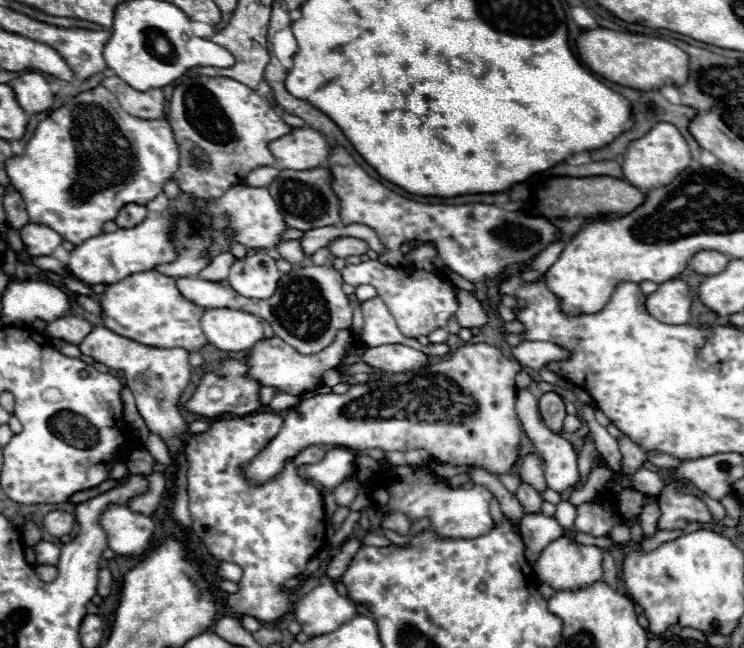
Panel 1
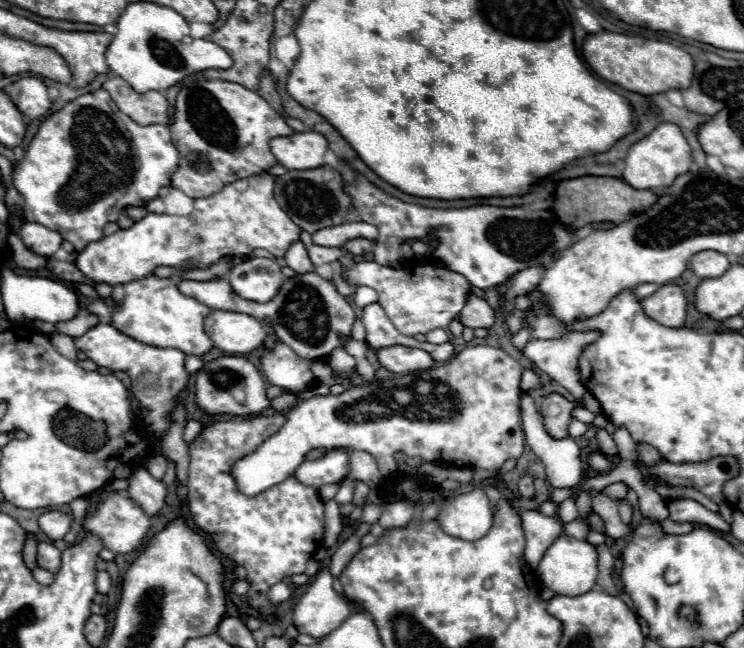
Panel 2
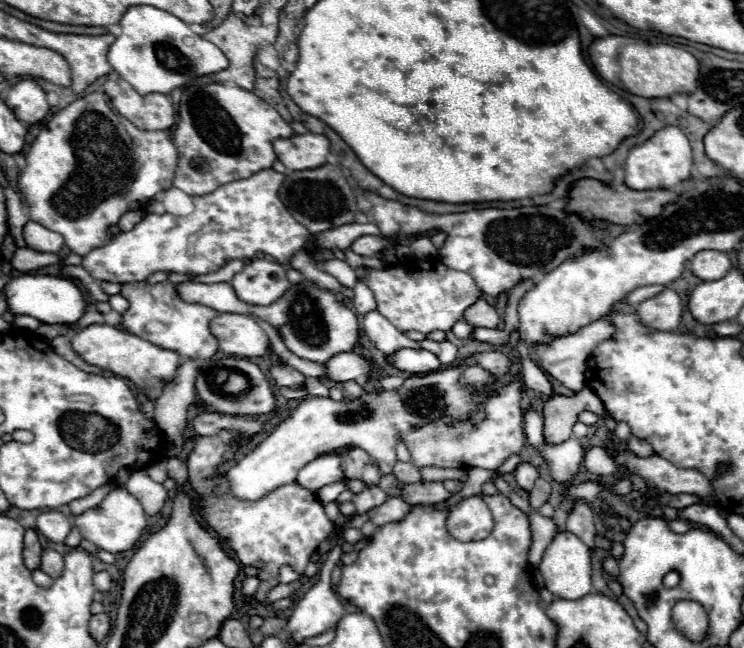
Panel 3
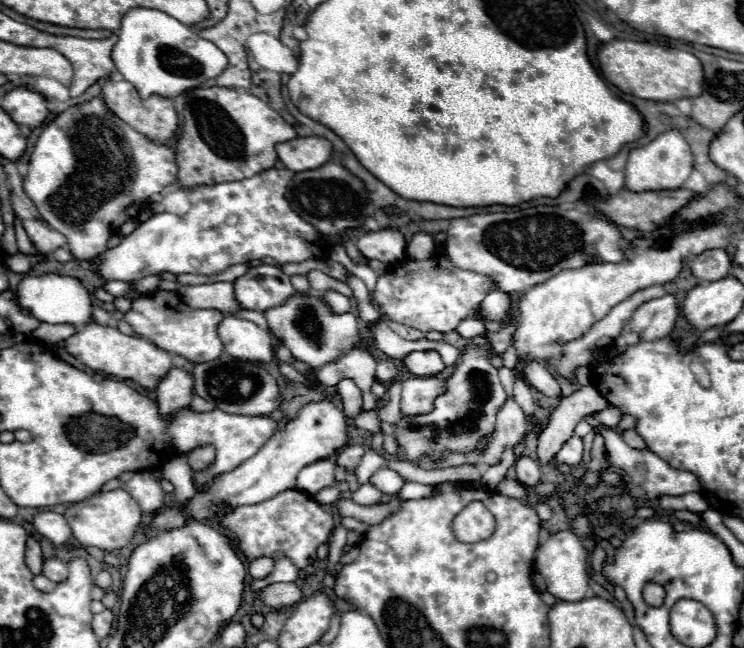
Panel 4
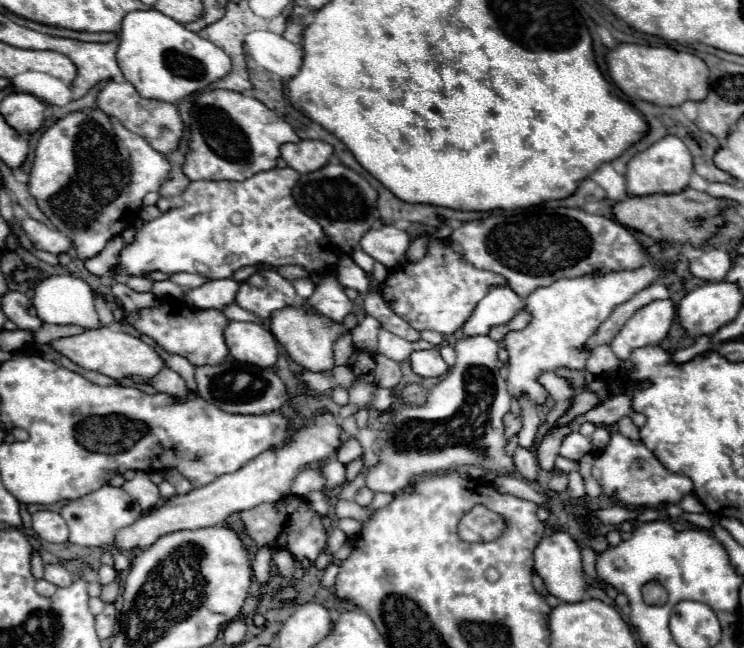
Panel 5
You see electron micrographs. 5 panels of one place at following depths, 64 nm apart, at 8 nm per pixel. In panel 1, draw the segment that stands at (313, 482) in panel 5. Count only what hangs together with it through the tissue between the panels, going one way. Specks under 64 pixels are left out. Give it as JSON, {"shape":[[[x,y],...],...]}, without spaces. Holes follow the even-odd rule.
{"shape":[[[338,446],[338,448],[330,448],[320,462],[300,466],[298,474],[304,480],[316,480],[324,488],[334,490],[334,486],[338,486],[344,478],[352,476],[354,472],[352,462],[354,462],[354,452]]]}

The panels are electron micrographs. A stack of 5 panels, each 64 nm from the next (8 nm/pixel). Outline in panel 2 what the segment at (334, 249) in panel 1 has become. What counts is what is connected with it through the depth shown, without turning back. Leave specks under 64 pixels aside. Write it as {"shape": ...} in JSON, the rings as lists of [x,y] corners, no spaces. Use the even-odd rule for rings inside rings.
{"shape":[[[356,238],[356,240],[346,242],[344,248],[346,248],[350,254],[354,254],[354,256],[362,256],[362,254],[370,254],[372,248],[374,248],[374,244],[368,244],[368,240],[364,240],[364,238]]]}

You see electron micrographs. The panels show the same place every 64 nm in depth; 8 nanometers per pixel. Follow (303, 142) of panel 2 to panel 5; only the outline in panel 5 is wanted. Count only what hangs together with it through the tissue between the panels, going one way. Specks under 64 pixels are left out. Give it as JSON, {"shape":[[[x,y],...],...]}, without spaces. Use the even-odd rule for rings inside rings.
{"shape":[[[300,140],[298,144],[284,144],[280,148],[280,156],[286,160],[286,164],[300,174],[324,168],[324,164],[330,162],[332,154],[332,146],[320,140]]]}

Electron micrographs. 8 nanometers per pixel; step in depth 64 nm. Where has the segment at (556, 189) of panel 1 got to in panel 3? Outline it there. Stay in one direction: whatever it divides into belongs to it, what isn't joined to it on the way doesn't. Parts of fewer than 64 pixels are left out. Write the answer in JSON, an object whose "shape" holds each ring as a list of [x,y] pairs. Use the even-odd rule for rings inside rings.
{"shape":[[[584,178],[572,186],[570,202],[568,202],[566,210],[582,214],[586,220],[608,220],[612,224],[632,226],[632,224],[644,224],[644,222],[660,216],[660,212],[664,210],[664,204],[672,204],[672,200],[678,200],[678,194],[672,190],[642,190],[642,192],[638,192],[624,184],[610,188],[598,180]]]}

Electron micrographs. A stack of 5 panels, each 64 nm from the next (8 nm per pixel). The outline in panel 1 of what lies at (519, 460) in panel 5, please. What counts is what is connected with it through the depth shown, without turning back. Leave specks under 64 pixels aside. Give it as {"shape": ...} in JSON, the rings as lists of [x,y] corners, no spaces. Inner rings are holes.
{"shape":[[[522,482],[522,484],[518,486],[516,496],[518,496],[520,504],[524,506],[524,512],[540,512],[540,506],[542,506],[544,500],[542,500],[542,496],[540,496],[530,484]]]}

